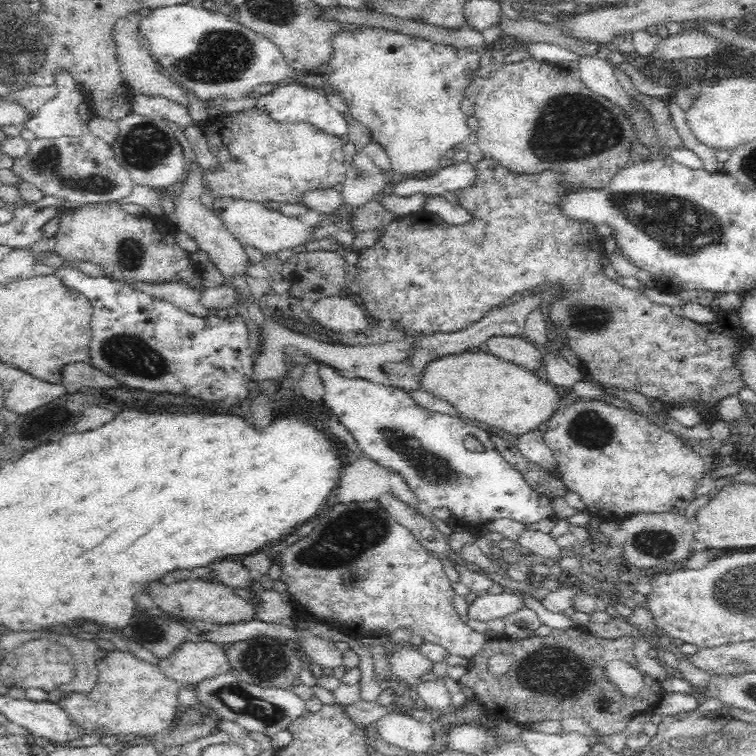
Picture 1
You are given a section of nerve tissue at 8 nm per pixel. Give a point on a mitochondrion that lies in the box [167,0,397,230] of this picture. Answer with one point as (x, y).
(220, 56)

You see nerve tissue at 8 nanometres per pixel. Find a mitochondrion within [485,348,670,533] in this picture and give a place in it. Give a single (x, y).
(588, 428)

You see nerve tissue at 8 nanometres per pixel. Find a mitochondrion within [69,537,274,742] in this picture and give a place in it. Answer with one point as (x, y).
(152, 632)

